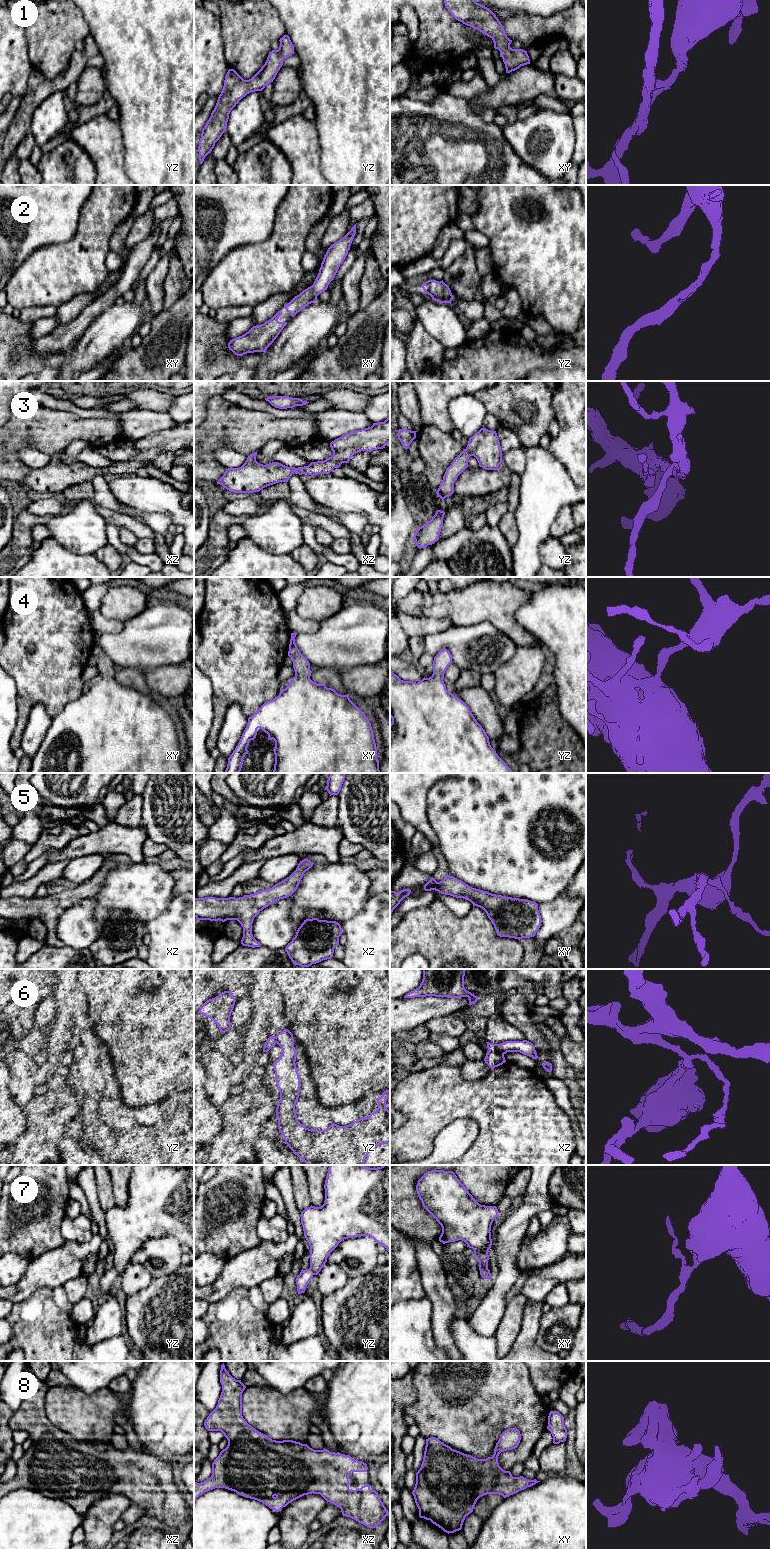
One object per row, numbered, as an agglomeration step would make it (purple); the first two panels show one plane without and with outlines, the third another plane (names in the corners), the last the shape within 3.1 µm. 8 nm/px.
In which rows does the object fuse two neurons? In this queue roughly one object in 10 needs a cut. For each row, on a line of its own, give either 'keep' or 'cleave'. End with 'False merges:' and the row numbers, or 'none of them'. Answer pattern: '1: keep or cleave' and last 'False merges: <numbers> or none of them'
1: keep
2: keep
3: keep
4: keep
5: keep
6: cleave
7: keep
8: keep
False merges: 6

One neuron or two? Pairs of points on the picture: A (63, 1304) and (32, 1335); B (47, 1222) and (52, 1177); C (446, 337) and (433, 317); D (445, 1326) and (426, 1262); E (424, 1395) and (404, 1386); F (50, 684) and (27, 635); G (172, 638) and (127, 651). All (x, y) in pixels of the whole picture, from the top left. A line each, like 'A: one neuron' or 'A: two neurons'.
A: two neurons
B: one neuron
C: one neuron
D: one neuron
E: two neurons
F: one neuron
G: one neuron

